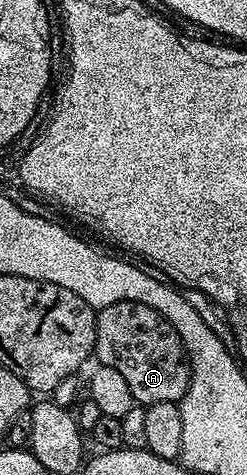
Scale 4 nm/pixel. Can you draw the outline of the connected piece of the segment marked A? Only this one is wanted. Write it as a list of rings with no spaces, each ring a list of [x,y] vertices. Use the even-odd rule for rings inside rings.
[[[113,302],[113,306],[98,309],[93,356],[99,364],[119,371],[125,382],[129,382],[129,390],[139,406],[153,402],[178,404],[191,385],[191,369],[185,363],[177,330],[157,310],[141,302]]]

